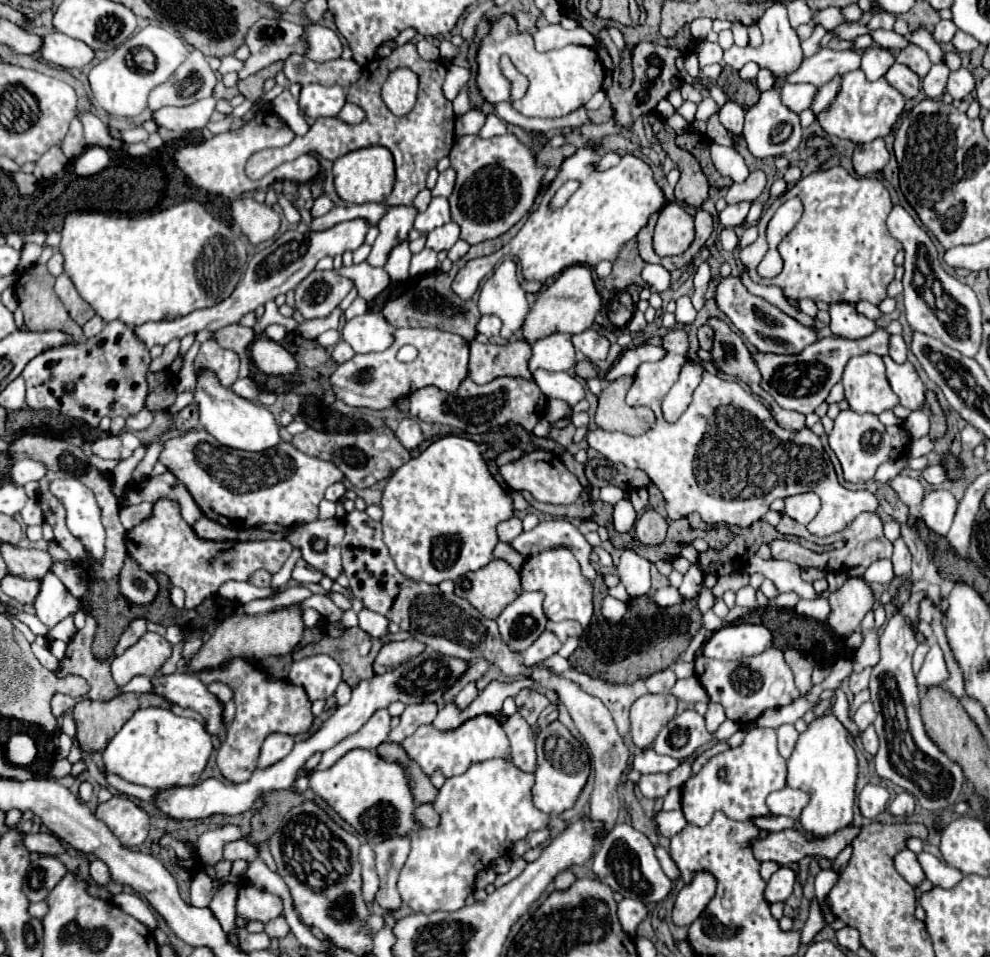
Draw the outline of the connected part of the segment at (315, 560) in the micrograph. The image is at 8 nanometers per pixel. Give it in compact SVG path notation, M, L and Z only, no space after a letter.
M315 519L297 527L259 525L259 529L285 533L285 539L301 551L303 561L323 575L335 579L341 573L341 539L345 535L345 527L339 519Z

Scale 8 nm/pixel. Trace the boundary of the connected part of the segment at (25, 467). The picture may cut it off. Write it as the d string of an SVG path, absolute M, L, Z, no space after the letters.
M23 459L23 461L15 461L11 471L11 483L13 485L25 485L29 481L39 481L45 475L45 465L33 459Z

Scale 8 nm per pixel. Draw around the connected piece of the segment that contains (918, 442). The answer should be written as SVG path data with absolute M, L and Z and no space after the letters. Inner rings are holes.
M921 437L911 441L911 455L919 457L919 455L927 455L933 451L933 441L929 437Z

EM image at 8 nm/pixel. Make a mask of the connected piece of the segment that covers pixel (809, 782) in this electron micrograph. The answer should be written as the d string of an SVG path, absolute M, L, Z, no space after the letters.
M833 713L819 715L807 725L807 731L799 735L795 749L787 759L787 785L803 789L811 797L799 819L803 831L813 837L825 837L851 825L856 780L857 757L845 725Z

